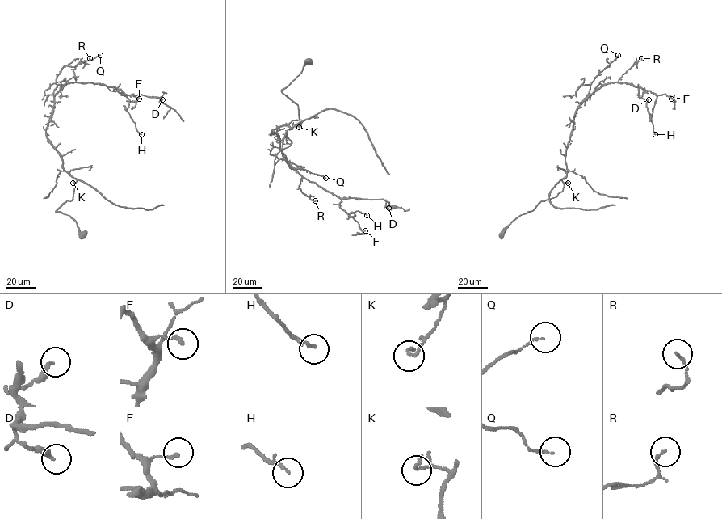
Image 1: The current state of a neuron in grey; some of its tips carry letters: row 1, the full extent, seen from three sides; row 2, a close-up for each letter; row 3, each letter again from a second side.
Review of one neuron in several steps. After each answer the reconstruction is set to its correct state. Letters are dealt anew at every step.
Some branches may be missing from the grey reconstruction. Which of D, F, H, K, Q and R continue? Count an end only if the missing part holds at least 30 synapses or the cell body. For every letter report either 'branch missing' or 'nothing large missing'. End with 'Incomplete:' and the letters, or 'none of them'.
D: nothing large missing
F: nothing large missing
H: nothing large missing
K: nothing large missing
Q: nothing large missing
R: nothing large missing
Incomplete: none of them

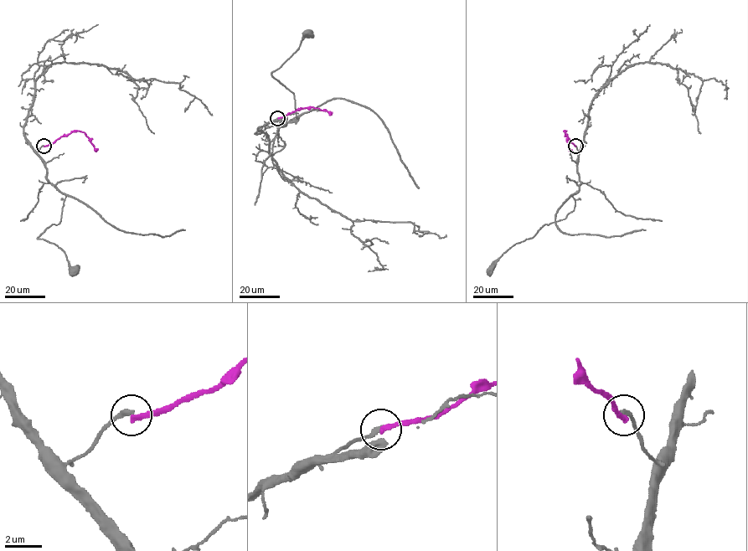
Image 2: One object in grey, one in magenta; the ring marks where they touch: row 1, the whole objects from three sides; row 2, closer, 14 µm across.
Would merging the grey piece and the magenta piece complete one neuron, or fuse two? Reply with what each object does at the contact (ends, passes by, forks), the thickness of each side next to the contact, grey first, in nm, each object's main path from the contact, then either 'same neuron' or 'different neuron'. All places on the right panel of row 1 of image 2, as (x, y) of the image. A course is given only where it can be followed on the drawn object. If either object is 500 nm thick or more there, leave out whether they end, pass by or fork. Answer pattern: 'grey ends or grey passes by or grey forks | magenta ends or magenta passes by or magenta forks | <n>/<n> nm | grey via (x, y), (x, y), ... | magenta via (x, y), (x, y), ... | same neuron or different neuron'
grey ends | magenta ends | 280/240 nm | grey via (575, 146), (581, 182), (572, 196), (574, 209), (564, 218), (544, 224), (533, 237), (515, 244), (490, 270) | magenta via (575, 146), (564, 131), (571, 151) | different neuron

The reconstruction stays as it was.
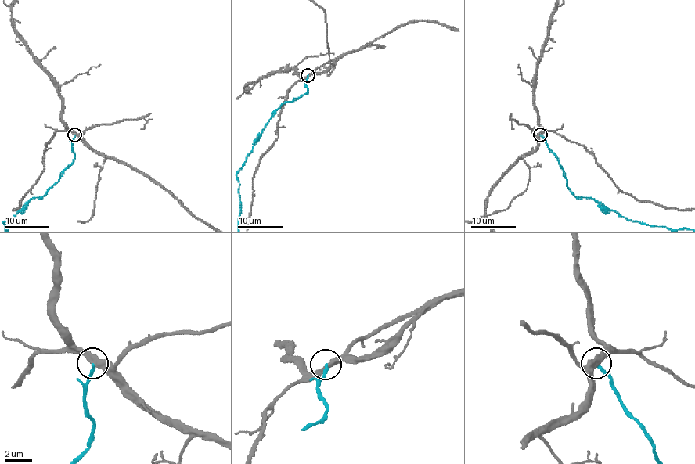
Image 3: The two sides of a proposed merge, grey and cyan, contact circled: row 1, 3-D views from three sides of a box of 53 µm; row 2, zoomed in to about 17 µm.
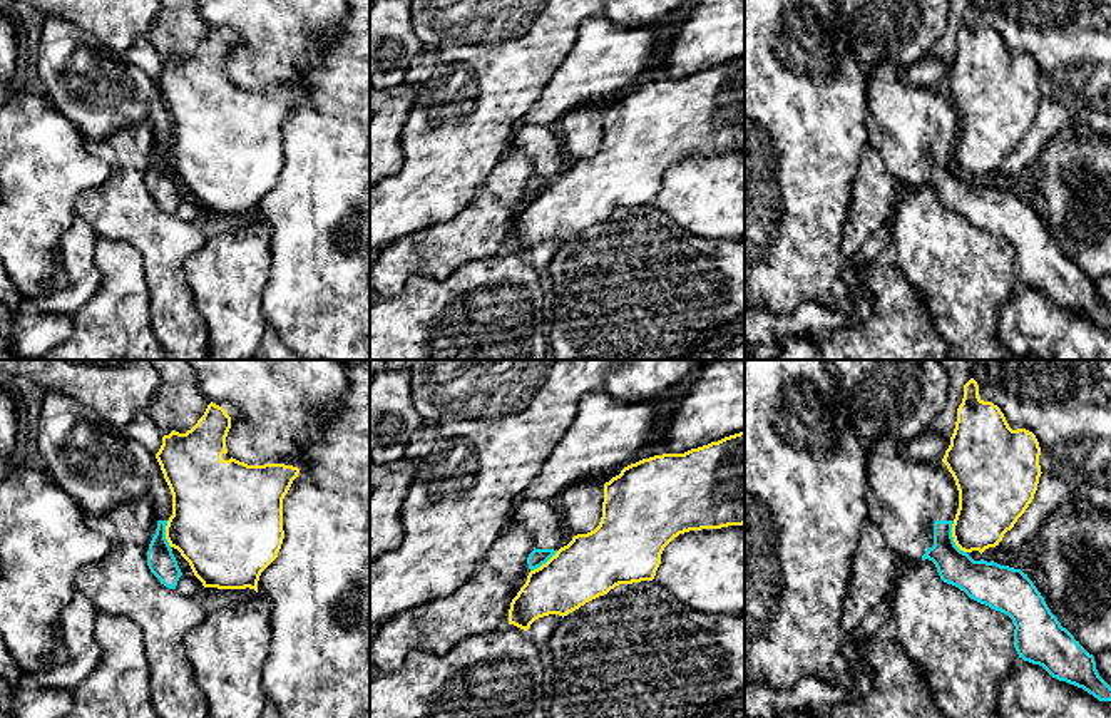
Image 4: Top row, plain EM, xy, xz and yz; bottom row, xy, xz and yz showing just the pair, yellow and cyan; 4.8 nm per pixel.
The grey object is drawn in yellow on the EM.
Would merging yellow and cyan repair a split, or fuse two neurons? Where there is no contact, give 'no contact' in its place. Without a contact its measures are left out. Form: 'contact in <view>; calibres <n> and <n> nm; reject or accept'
contact in yz; calibres 320 and 190 nm; reject

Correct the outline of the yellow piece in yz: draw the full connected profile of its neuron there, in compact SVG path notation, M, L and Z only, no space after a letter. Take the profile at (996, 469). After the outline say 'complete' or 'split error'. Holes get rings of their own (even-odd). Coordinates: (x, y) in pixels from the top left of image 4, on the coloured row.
M970 378L964 385L955 428L942 459L959 490L952 537L960 551L982 554L999 546L1004 534L1014 527L1034 499L1042 474L1039 455L1041 447L1036 435L1026 428L1012 430L1001 408L979 397L979 385Z | complete

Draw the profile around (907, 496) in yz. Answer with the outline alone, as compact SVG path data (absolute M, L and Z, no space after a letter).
M892 437L873 445L868 459L868 512L897 556L910 562L932 561L944 582L1007 614L1016 626L1014 648L1019 658L1042 666L1052 678L1083 688L1099 701L1111 701L1111 686L1099 676L1094 656L1061 626L1027 574L994 561L974 561L955 546L952 524L959 509L959 490L947 465L942 460L907 459L905 445Z

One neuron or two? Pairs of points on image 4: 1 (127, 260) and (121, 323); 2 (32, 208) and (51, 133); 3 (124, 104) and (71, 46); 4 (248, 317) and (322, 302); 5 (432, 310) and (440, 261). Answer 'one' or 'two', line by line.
1: one
2: one
3: one
4: two
5: two

